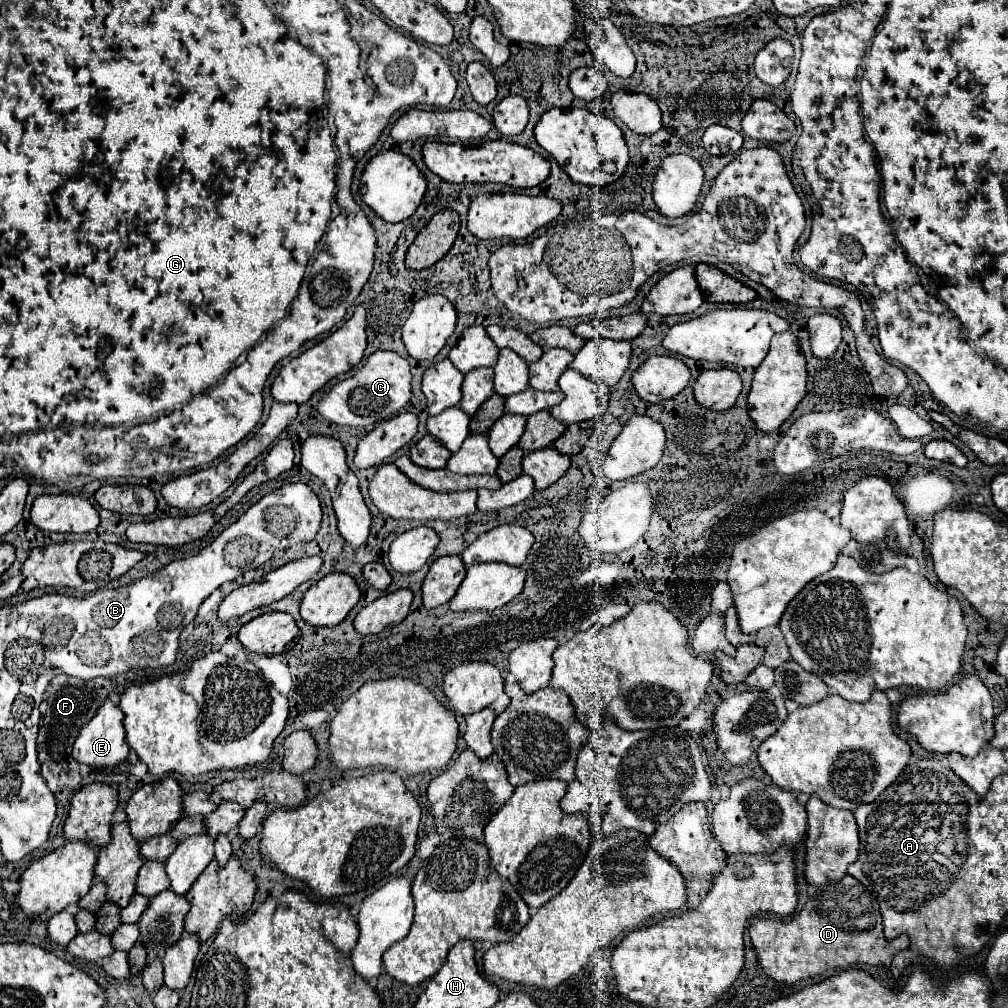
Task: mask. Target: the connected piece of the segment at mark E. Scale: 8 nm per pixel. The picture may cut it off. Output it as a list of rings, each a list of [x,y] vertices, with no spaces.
[[[107,700],[99,712],[95,714],[93,720],[89,720],[75,744],[73,744],[73,758],[79,762],[79,764],[85,764],[89,768],[113,768],[113,766],[119,766],[121,762],[125,762],[129,756],[129,744],[125,740],[125,728],[123,728],[123,714],[121,710],[111,702]]]

